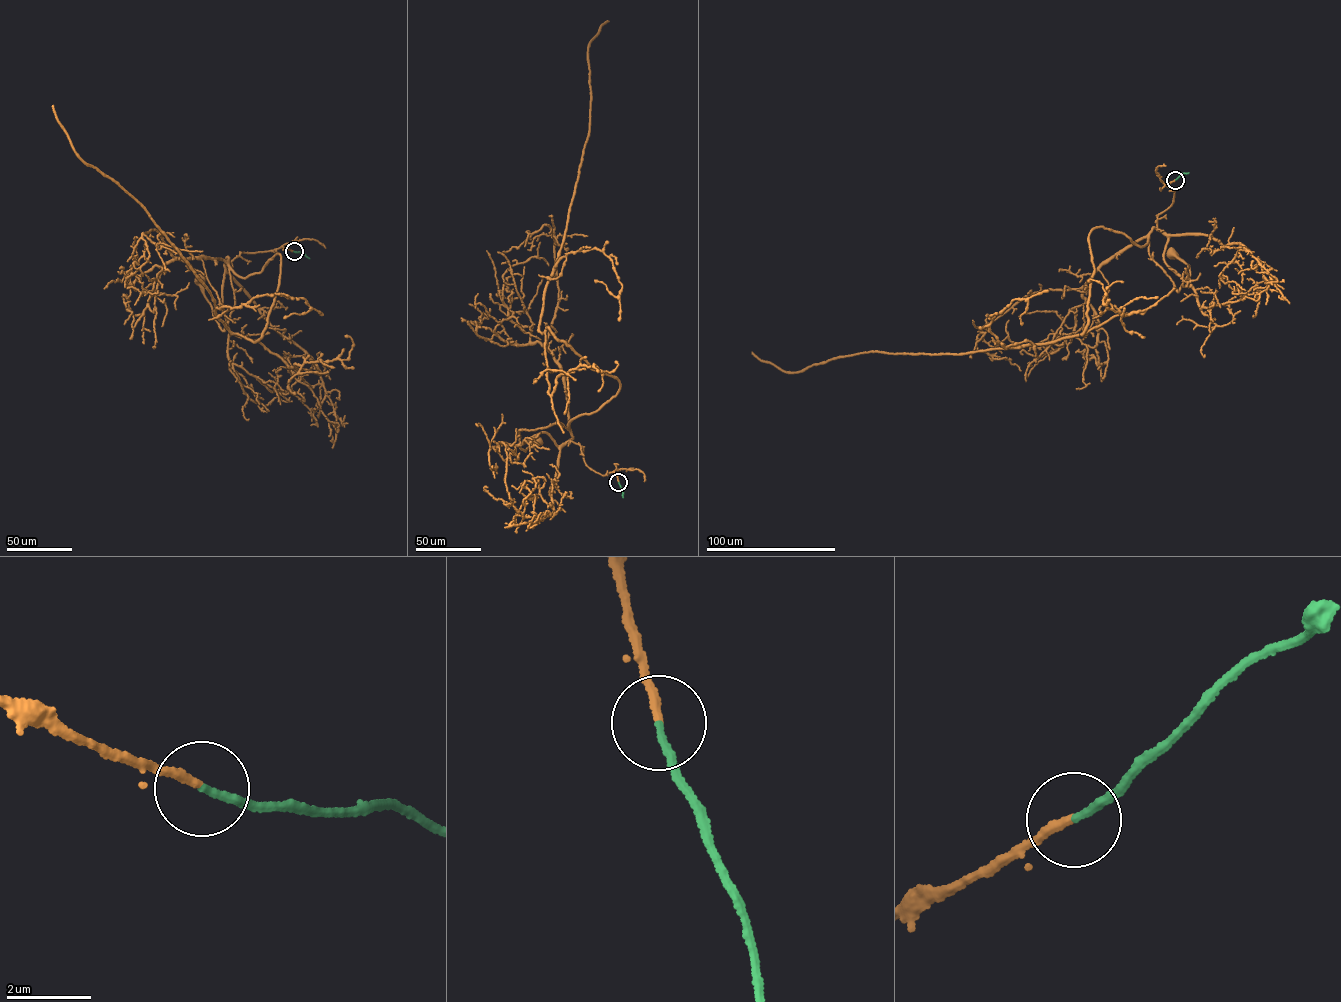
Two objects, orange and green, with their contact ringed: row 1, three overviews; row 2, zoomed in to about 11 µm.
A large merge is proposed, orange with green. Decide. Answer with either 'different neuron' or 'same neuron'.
same neuron

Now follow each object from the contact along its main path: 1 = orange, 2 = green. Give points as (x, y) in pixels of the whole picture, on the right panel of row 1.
1: (1175, 179), (1167, 185), (1172, 202), (1149, 235), (1148, 252), (1177, 291), (1189, 266), (1170, 254)
2: (1175, 179), (1189, 173)

